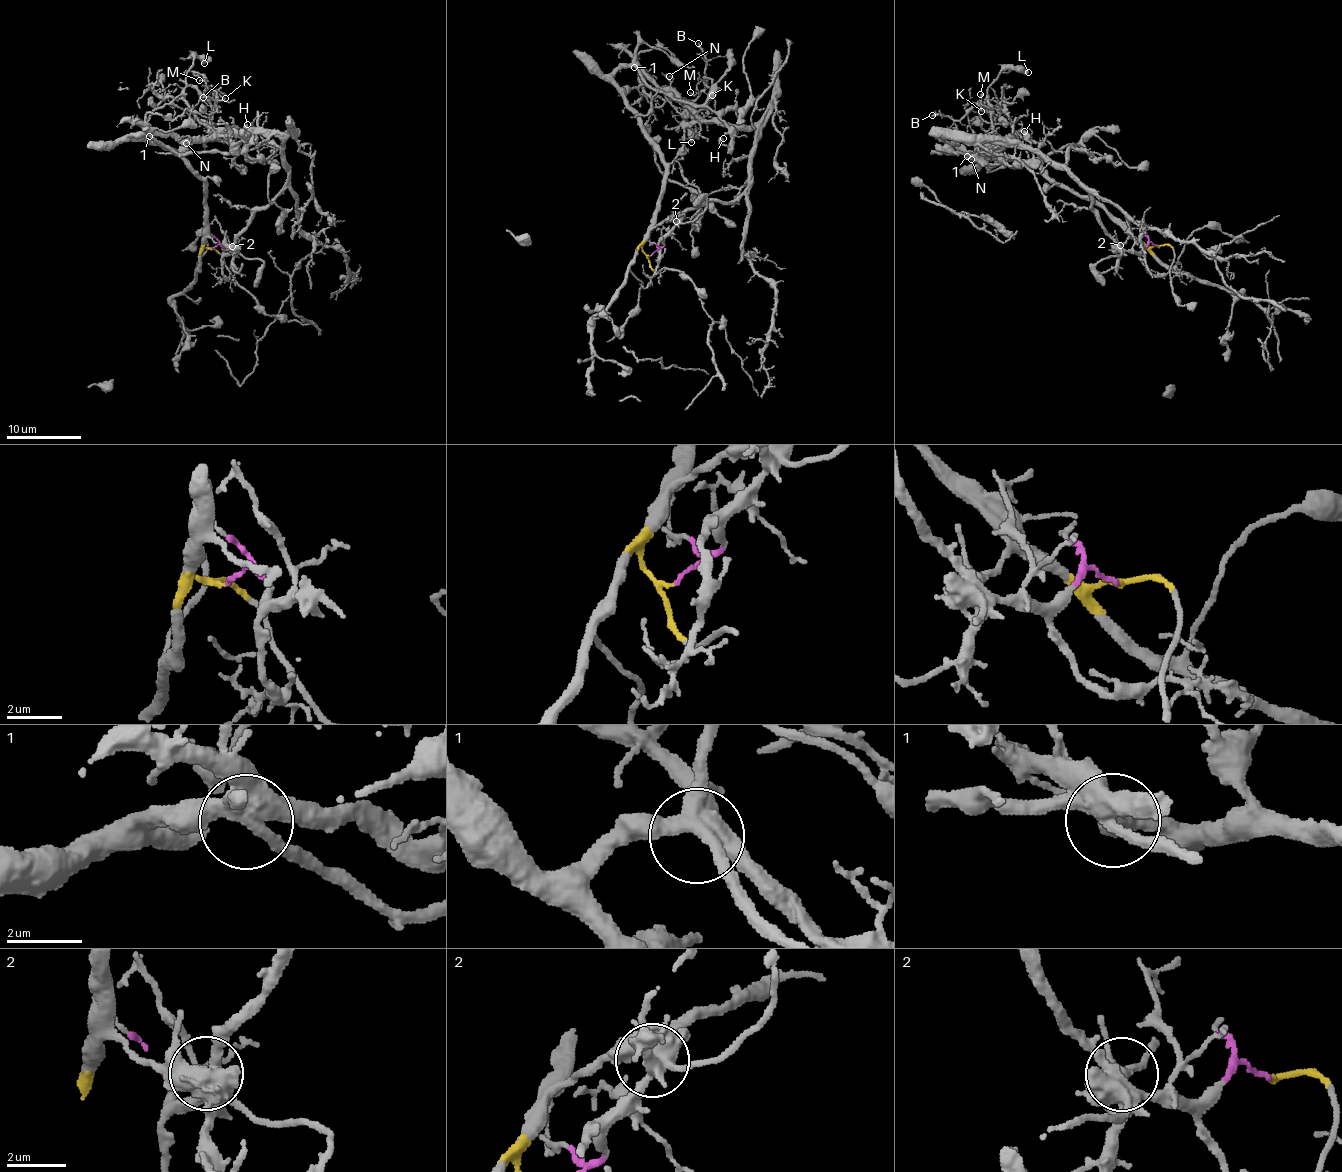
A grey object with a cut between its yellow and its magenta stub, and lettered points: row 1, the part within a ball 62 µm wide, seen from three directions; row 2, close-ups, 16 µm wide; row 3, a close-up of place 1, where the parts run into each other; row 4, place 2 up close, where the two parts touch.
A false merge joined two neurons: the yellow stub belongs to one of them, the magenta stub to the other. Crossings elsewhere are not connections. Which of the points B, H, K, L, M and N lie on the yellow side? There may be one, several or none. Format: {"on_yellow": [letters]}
{"on_yellow": ["B", "H", "K", "L", "M"]}

